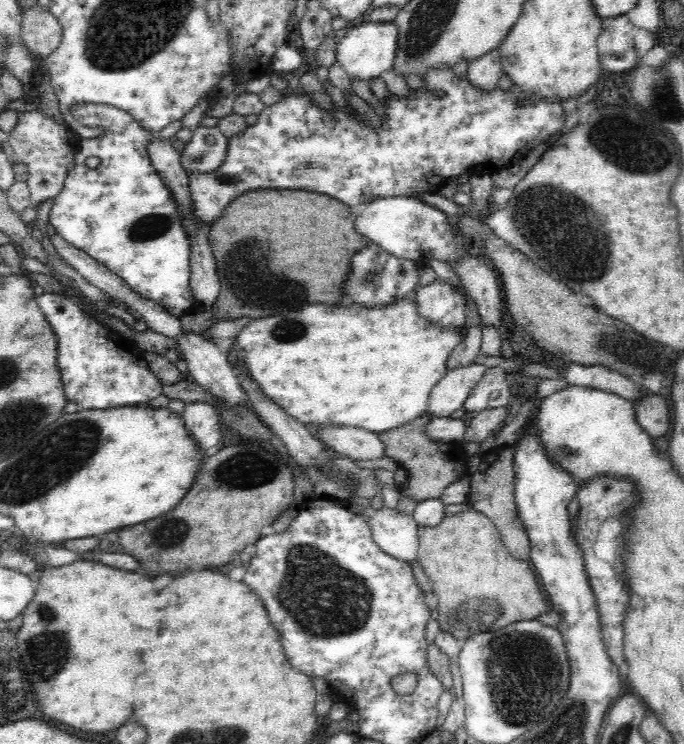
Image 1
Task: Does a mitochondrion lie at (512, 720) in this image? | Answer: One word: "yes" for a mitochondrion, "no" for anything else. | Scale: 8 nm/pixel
yes

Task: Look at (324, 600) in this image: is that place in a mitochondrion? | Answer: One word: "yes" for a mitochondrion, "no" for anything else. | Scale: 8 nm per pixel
yes

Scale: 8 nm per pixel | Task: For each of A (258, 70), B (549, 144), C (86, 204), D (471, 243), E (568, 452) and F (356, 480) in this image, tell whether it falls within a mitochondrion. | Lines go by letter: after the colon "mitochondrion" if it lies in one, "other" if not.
A: other
B: other
C: other
D: other
E: mitochondrion
F: mitochondrion

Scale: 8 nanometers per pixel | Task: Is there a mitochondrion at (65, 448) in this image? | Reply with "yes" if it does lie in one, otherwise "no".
yes

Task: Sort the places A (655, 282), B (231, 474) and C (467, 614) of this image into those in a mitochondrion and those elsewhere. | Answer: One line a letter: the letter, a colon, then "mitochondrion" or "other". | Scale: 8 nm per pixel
A: other
B: mitochondrion
C: mitochondrion

